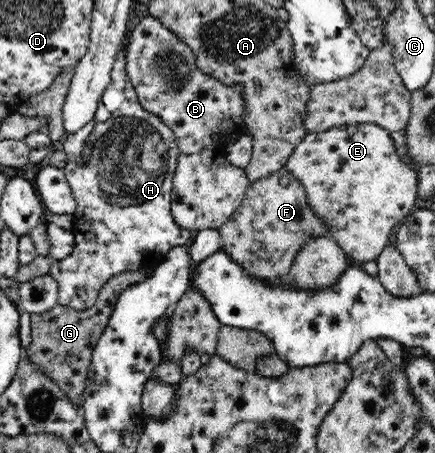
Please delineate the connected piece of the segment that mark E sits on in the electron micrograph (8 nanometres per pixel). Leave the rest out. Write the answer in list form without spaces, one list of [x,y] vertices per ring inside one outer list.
[[[376,124],[344,125],[329,131],[310,133],[294,147],[284,167],[304,184],[308,205],[312,206],[316,216],[328,222],[331,237],[356,261],[375,260],[390,245],[394,227],[417,208],[416,169],[403,163],[390,139],[390,133]]]

